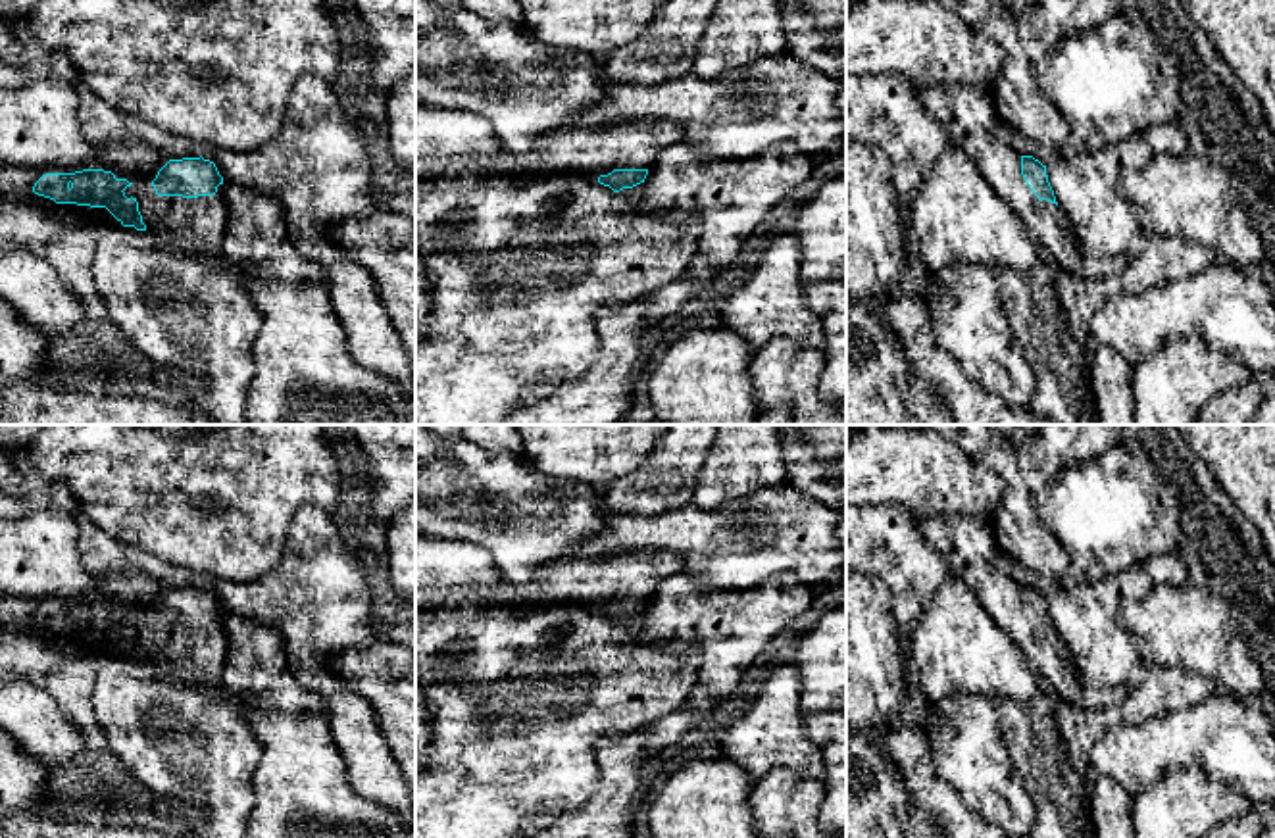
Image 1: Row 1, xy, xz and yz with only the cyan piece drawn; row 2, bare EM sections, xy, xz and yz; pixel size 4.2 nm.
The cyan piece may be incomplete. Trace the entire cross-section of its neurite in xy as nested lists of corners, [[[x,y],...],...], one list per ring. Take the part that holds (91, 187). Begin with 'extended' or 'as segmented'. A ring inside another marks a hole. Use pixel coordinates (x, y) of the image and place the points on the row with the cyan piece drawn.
extended; [[[169,160],[152,183],[121,179],[104,169],[46,173],[33,192],[56,204],[106,208],[123,227],[171,233],[194,231],[212,246],[225,236],[227,202],[223,177],[213,161]]]

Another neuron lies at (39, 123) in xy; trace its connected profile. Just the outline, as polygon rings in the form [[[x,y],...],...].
[[[63,81],[0,88],[0,167],[40,173],[104,169],[152,183],[171,158],[137,138],[108,146],[88,142],[79,121],[79,92]]]

